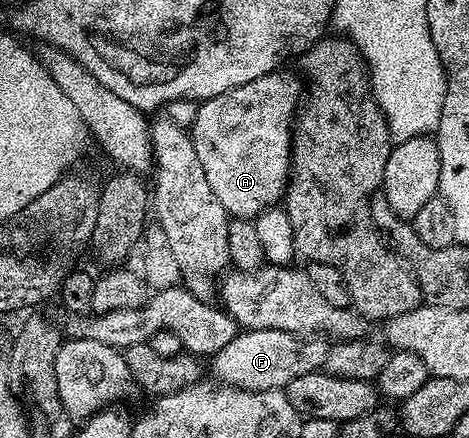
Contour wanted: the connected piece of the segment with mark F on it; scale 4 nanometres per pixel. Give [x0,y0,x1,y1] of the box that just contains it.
[209,330,328,390]

